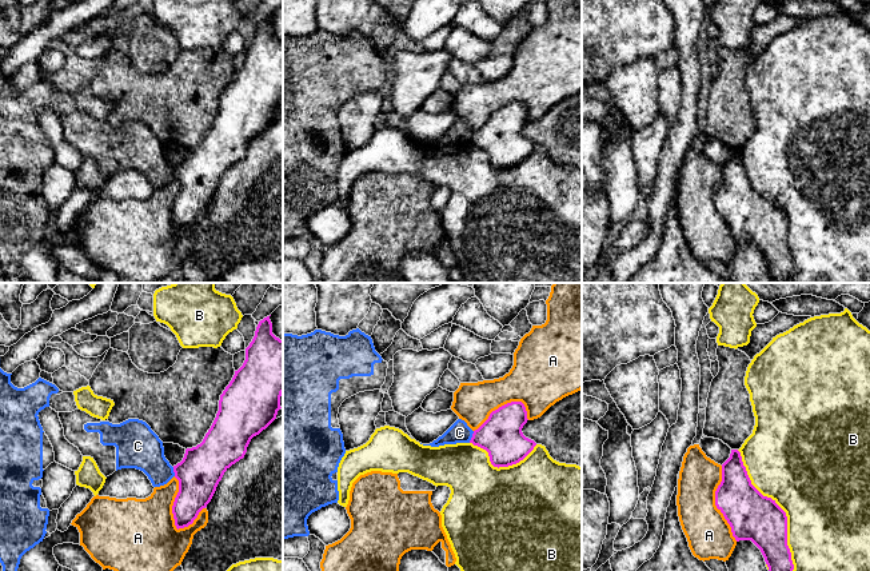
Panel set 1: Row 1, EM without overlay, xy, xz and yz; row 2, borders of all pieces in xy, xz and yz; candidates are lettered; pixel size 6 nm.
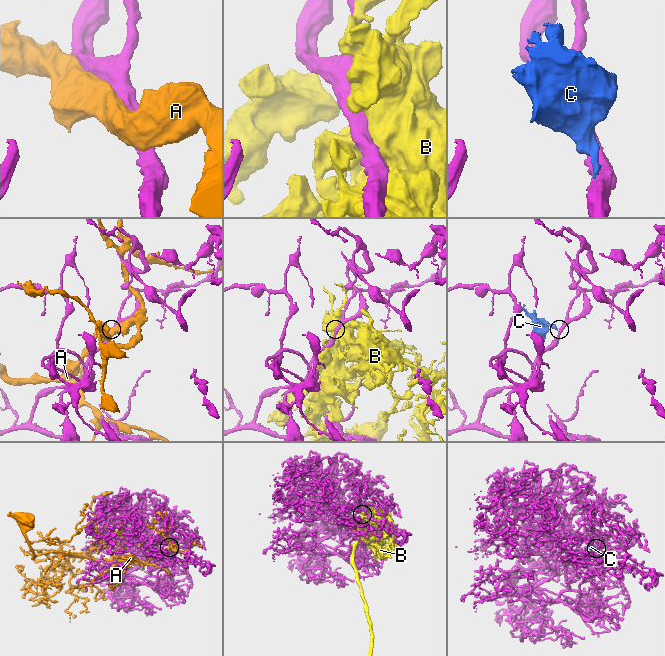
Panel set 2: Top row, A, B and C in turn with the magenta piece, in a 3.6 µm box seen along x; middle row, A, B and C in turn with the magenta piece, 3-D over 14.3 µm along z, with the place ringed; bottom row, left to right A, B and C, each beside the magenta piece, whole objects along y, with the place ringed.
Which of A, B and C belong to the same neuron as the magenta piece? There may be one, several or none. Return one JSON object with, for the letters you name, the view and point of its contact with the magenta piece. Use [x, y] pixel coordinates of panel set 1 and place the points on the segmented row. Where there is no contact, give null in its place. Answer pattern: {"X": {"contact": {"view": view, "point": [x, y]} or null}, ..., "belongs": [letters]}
{"belongs": []}

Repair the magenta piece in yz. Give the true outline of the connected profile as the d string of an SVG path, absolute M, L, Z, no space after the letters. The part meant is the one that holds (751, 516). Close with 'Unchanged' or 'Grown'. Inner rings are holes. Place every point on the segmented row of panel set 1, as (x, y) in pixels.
M731 450L730 458L722 464L715 506L737 542L751 540L761 550L769 571L794 570L787 546L786 512L751 484L738 450Z. Unchanged

